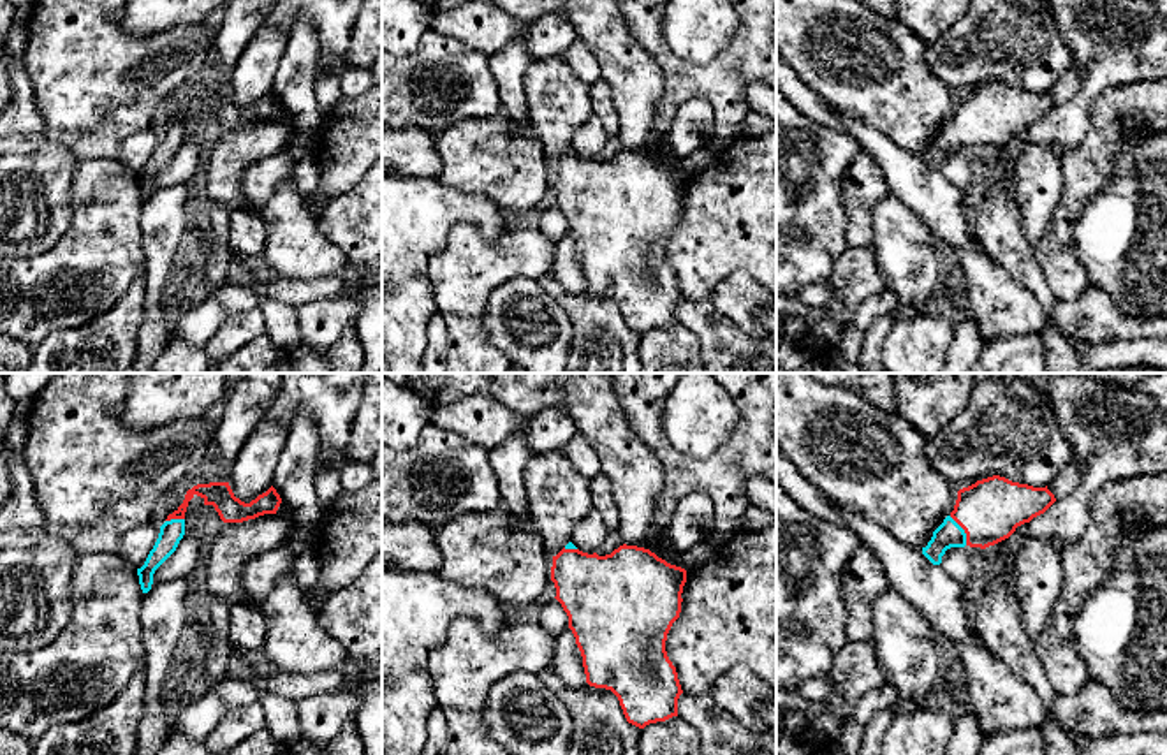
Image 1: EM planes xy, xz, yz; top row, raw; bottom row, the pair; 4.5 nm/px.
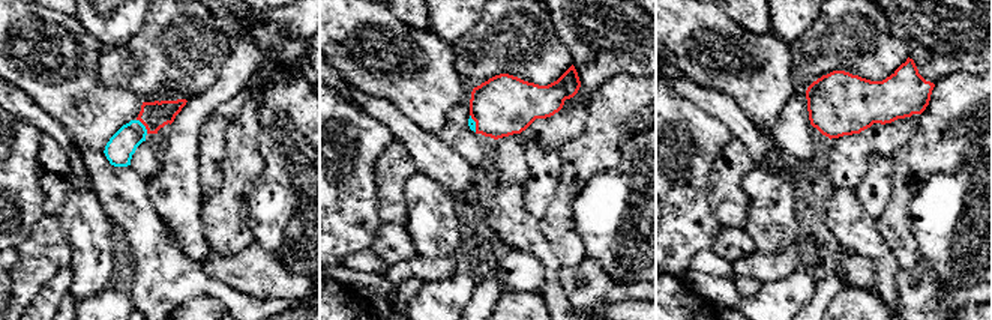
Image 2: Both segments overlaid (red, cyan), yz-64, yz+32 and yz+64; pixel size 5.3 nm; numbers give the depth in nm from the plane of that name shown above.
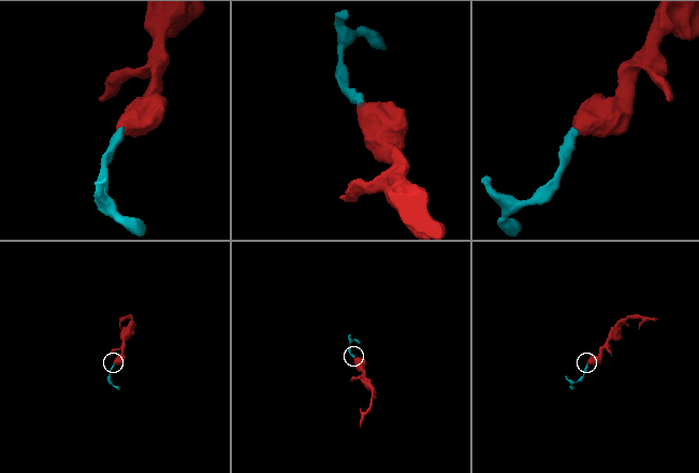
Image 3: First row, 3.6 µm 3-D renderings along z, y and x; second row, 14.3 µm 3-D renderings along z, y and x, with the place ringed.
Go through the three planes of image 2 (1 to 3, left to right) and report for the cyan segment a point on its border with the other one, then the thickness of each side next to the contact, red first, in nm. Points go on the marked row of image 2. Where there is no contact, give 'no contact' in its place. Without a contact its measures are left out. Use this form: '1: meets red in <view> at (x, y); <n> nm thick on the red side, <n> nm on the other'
1: meets red in yz-64 at (144, 125); 150 nm thick on the red side, 150 nm on the other
2: meets red in yz+32 at (476, 123); 320 nm thick on the red side, 50 nm on the other
3: no contact

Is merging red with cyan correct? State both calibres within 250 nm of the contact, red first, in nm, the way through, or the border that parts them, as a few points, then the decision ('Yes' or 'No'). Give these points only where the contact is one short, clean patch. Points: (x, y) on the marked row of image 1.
Thickness 280 nm (red) against 120 nm. Path across: yz (990, 511), (963, 528), (949, 534). Yes

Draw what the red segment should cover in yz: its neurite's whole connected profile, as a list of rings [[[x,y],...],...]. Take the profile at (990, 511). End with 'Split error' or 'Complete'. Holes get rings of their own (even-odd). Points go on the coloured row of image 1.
[[[993,475],[958,491],[954,510],[933,531],[922,554],[940,565],[950,547],[986,549],[1009,539],[1017,526],[1044,514],[1056,502],[1046,487]]]. Split error

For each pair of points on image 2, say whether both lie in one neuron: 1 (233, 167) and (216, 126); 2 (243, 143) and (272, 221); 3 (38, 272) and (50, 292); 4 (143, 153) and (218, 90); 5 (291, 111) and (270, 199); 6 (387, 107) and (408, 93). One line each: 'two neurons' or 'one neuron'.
1: two neurons
2: two neurons
3: two neurons
4: two neurons
5: one neuron
6: two neurons

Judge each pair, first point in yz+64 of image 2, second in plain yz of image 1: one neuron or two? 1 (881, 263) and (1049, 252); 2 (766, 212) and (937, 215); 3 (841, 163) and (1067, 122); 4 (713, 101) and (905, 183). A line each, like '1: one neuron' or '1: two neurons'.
1: two neurons
2: two neurons
3: one neuron
4: one neuron

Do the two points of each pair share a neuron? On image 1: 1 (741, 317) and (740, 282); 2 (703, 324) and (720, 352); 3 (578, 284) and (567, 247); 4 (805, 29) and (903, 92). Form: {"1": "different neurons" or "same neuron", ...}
{"1": "same neuron", "2": "same neuron", "3": "same neuron", "4": "same neuron"}

